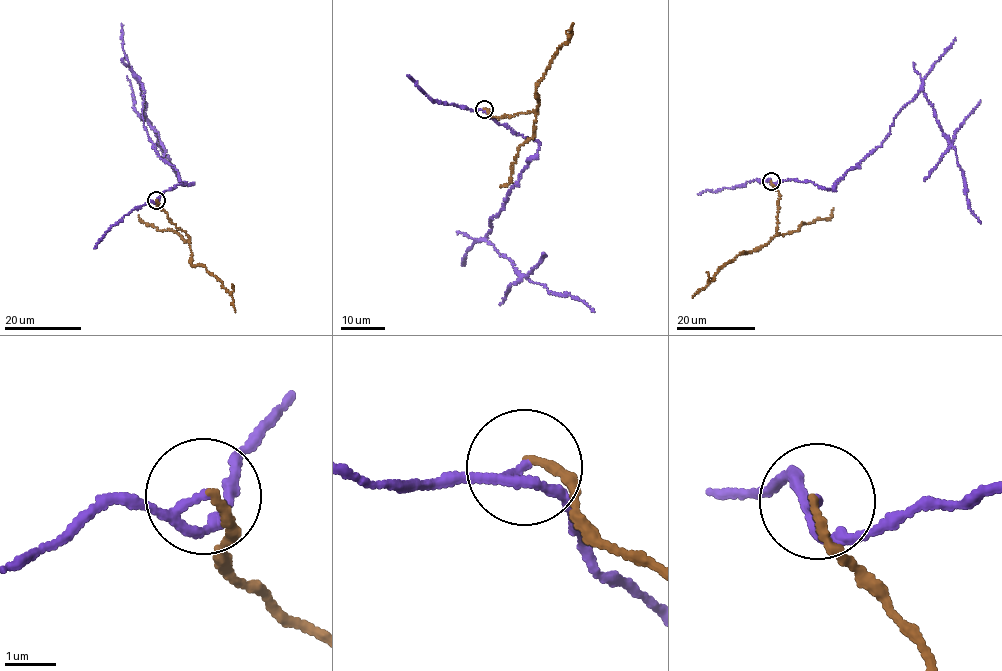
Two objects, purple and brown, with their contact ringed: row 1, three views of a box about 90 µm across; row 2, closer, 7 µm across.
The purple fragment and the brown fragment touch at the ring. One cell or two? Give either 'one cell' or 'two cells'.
two cells

